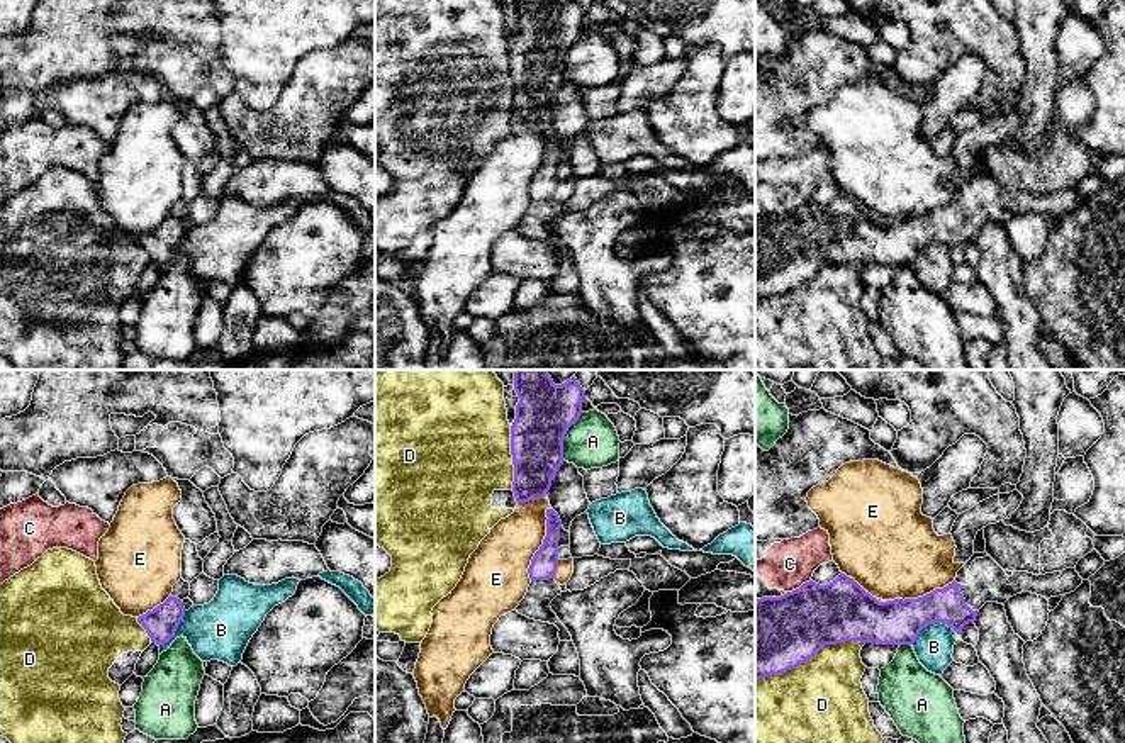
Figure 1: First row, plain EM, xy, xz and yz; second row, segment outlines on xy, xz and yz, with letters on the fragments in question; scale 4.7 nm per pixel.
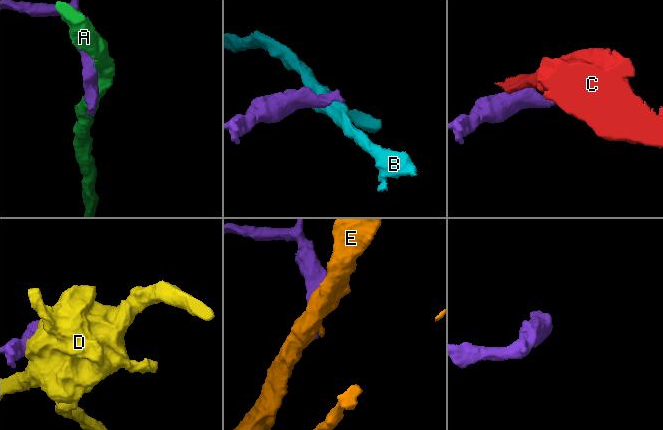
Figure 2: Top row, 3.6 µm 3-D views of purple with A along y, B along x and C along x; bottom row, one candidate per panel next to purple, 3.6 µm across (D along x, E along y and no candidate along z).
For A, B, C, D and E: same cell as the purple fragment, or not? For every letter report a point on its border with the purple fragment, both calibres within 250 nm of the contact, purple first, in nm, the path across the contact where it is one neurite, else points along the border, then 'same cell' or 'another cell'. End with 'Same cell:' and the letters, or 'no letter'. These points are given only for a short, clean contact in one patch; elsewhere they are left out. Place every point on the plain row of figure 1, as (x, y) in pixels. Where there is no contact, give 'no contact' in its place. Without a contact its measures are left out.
A: meets purple in xz at (564, 56); 280 nm thick on the purple side, 240 nm on the other; another cell
B: meets purple in yz at (930, 243); 220 nm thick on the purple side, 190 nm on the other; border along yz (956, 251), (940, 243), (929, 243), (912, 265); another cell
C: meets purple in yz at (800, 207); 360 nm thick on the purple side, 220 nm on the other; border along yz (810, 199), (788, 212); another cell
D: meets purple in yz at (810, 277); 360 nm thick on the purple side, 420 nm on the other; another cell
E: meets purple in xz at (542, 165); 130 nm thick on the purple side, 280 nm on the other; another cell
Same cell: no letter

